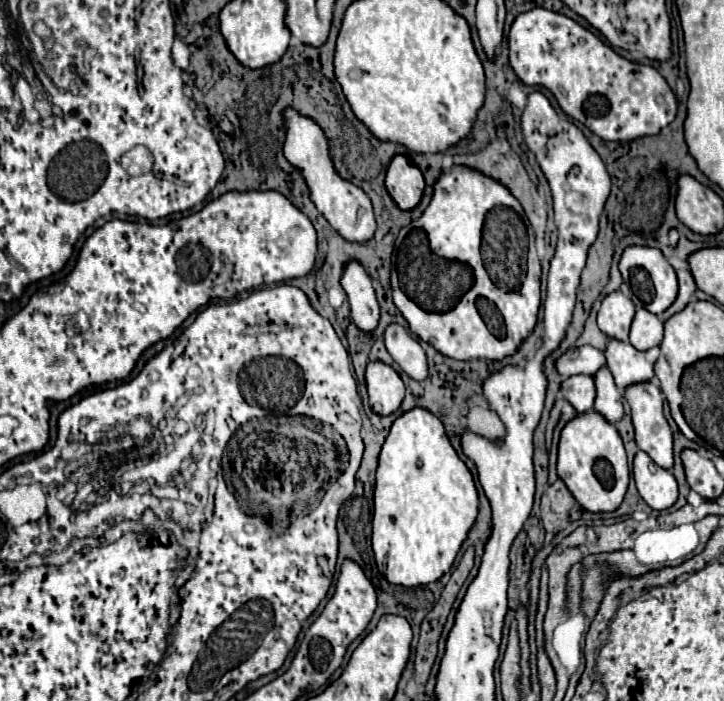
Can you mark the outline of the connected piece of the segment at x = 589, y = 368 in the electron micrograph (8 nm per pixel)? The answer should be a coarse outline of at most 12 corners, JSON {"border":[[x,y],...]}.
{"border":[[593,346],[571,348],[557,360],[563,378],[595,376],[605,354]]}

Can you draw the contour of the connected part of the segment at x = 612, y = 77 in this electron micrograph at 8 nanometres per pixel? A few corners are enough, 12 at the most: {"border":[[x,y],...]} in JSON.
{"border":[[545,8],[515,18],[509,62],[605,142],[655,136],[677,98]]}

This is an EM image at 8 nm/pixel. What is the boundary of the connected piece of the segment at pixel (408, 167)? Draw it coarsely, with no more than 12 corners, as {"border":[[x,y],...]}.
{"border":[[405,156],[387,168],[385,186],[401,210],[423,196],[421,170]]}

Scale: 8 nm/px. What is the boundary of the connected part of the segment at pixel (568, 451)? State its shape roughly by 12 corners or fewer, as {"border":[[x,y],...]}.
{"border":[[597,412],[561,432],[557,474],[583,510],[615,512],[631,476]]}

